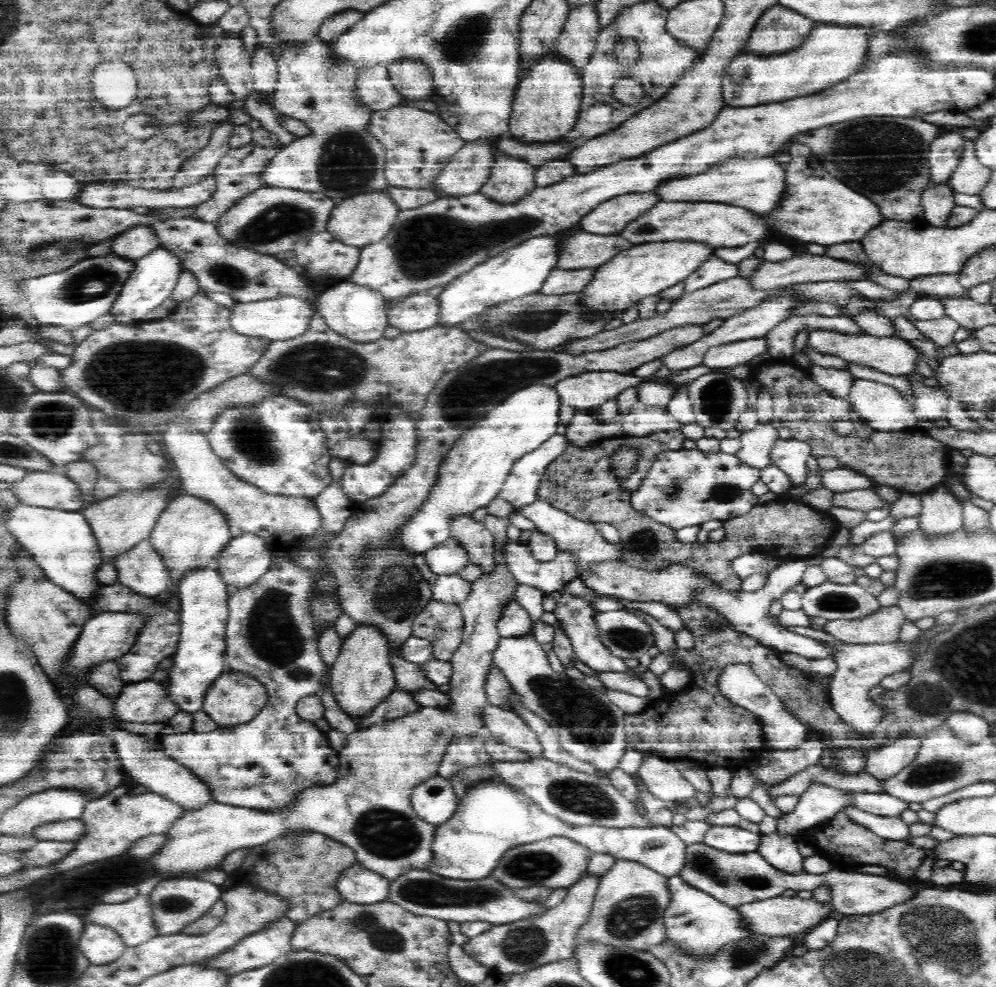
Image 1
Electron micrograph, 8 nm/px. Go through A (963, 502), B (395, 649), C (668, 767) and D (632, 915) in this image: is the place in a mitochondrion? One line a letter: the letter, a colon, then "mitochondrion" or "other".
A: other
B: other
C: other
D: mitochondrion

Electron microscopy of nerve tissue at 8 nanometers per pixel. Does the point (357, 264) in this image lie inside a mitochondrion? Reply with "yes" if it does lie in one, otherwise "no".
no

